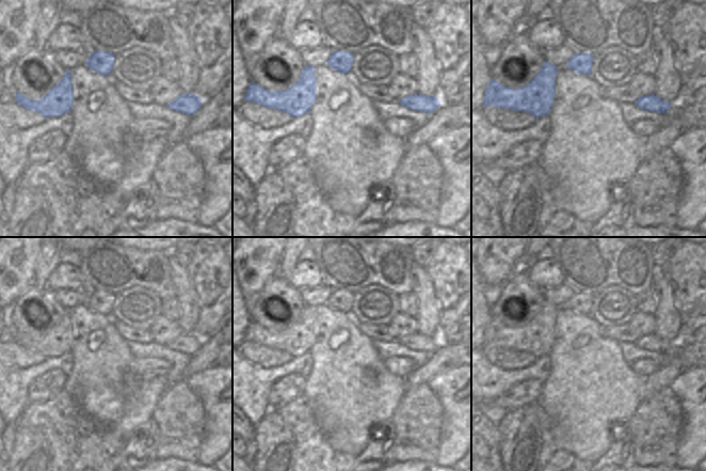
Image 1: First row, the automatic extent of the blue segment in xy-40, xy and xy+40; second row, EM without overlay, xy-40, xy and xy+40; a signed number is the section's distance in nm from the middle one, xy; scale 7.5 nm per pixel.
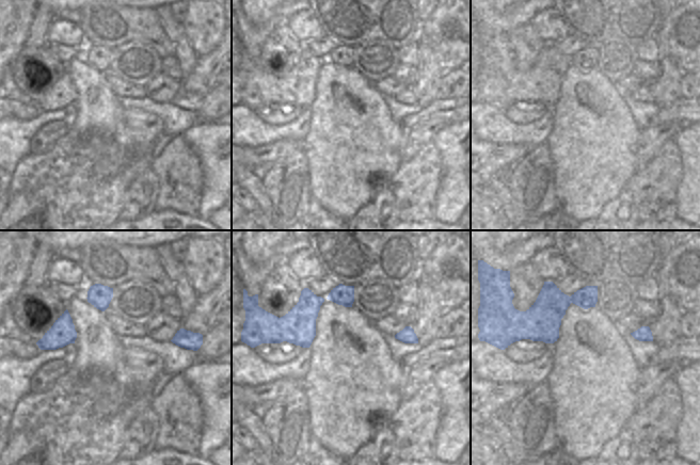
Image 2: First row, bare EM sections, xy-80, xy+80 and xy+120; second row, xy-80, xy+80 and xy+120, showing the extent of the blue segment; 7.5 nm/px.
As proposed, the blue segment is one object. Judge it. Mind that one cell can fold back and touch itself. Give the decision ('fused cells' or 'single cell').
fused cells

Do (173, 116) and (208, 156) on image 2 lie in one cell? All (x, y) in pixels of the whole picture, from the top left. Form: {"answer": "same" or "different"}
{"answer": "different"}

